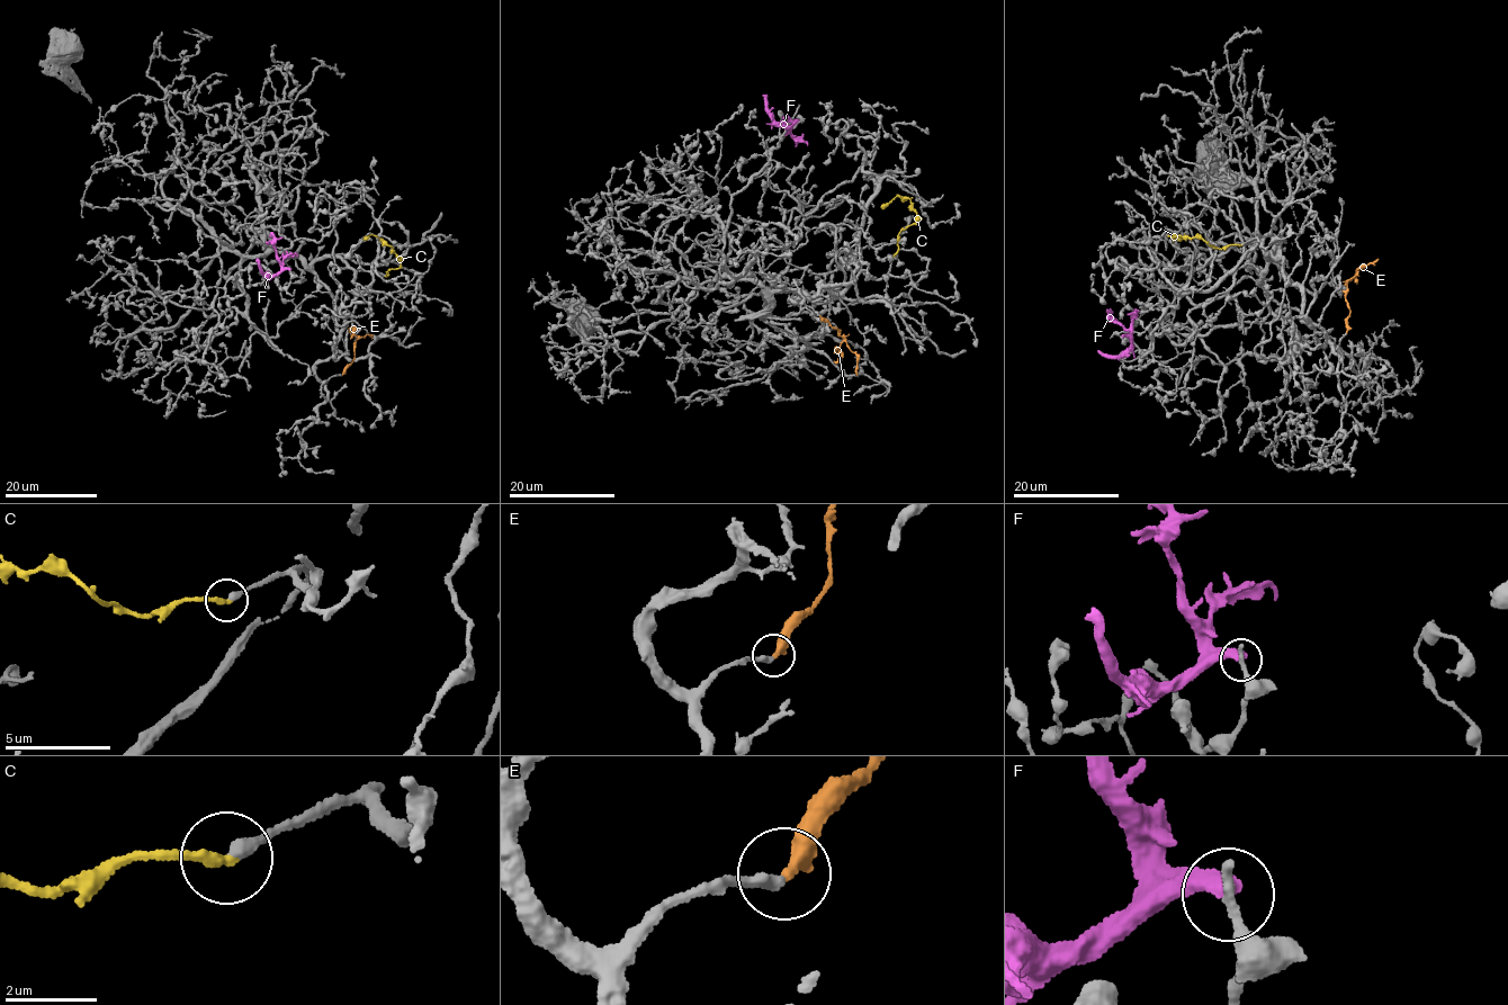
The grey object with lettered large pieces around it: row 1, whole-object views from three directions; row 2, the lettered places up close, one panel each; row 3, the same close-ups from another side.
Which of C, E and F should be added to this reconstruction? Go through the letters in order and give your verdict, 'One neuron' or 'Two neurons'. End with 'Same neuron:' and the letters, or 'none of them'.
C: One neuron
E: One neuron
F: Two neurons
Same neuron: C, E

